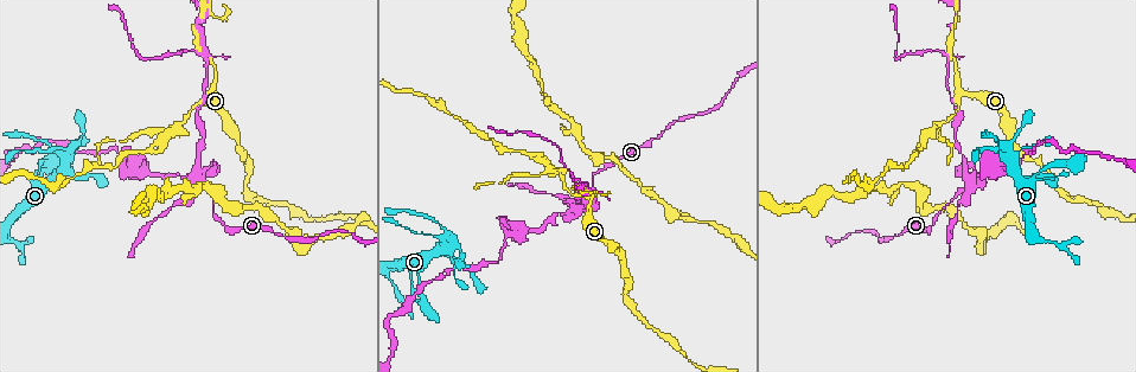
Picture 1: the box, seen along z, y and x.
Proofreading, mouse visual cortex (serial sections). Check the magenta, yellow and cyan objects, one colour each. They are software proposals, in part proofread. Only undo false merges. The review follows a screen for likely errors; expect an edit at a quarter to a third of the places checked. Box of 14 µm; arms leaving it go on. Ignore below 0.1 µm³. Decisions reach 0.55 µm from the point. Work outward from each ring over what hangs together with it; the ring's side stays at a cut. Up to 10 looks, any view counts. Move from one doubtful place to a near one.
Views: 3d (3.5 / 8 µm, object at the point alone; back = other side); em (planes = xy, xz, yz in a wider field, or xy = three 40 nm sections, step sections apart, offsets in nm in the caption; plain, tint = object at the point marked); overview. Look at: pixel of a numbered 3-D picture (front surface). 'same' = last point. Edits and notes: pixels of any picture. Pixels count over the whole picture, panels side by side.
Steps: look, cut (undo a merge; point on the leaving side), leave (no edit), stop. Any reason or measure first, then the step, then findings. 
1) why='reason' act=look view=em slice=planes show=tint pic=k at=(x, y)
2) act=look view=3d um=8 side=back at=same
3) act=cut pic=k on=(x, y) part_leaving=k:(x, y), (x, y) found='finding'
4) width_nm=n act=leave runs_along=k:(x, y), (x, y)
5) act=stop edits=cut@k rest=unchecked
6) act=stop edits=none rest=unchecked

why='thick turns thin' act=look view=3d um=3.5 pic=1 at=(591, 204)

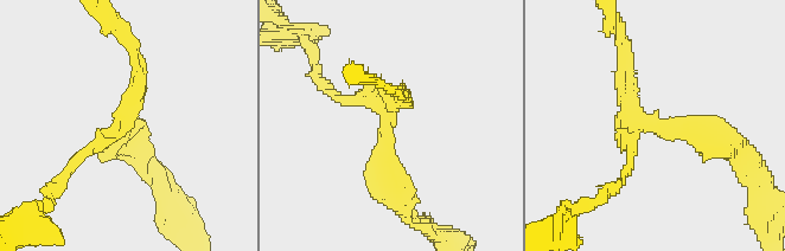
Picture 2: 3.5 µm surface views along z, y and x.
arms=3 arm_widths_nm=150,200,300 act=look view=em slice=xy step=5 show=tint pic=2 at=(120, 127)

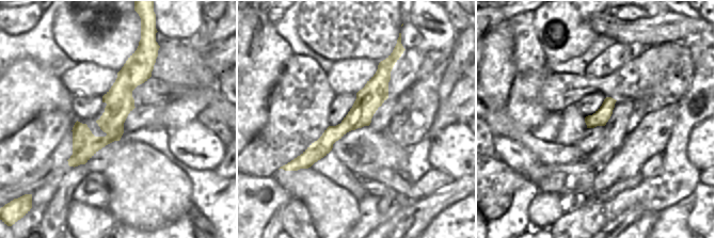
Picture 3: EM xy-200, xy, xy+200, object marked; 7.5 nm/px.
act=leave found='all the same cell'

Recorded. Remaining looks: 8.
why='three arms meet' act=look view=3d um=3.5 pic=1 at=(66, 167)

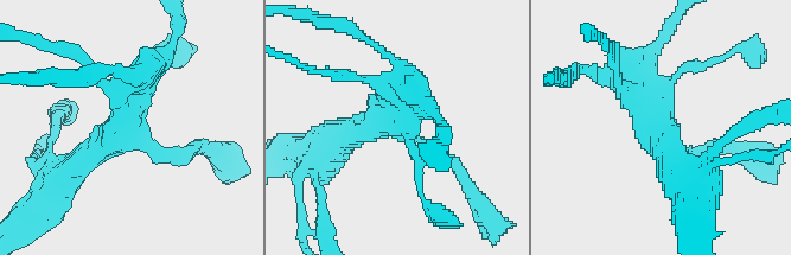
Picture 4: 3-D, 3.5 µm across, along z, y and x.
why='shape alone is not enough' act=look view=em slice=xy step=2 show=tint pic=4 at=(124, 118)

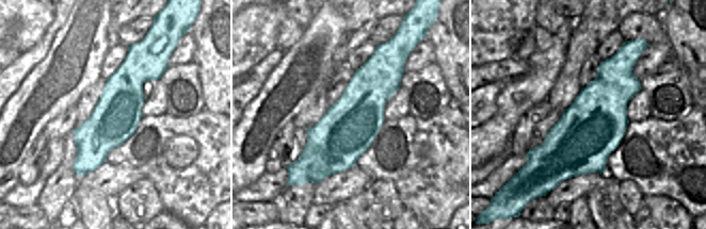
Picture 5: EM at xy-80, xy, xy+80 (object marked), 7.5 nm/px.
act=leave runs_along=4:(70, 174), (125, 123), (139, 72) found='one cell here'

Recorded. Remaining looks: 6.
why='four arms meet' act=look view=3d um=8 pic=1 at=(576, 208)

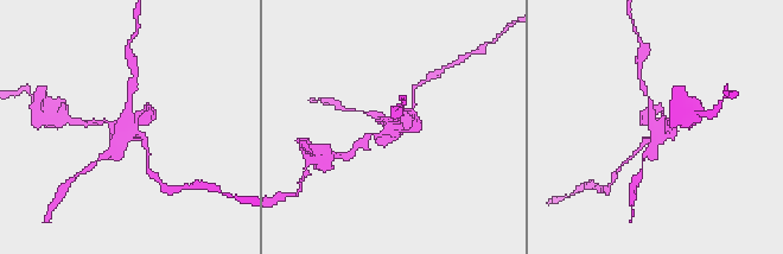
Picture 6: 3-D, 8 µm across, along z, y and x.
act=look view=3d um=3.5 side=back pic=6 at=(391, 128)

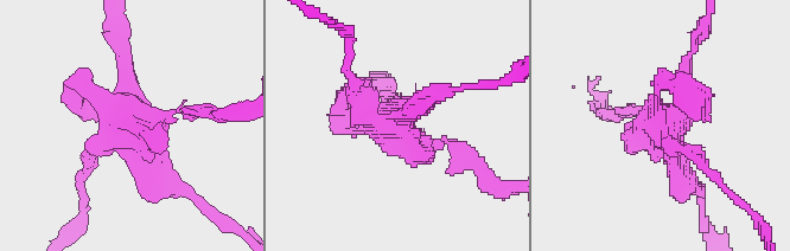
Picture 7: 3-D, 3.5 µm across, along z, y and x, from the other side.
why='now the EM' act=look view=em slice=xy step=5 show=tint pic=7 at=(130, 120)

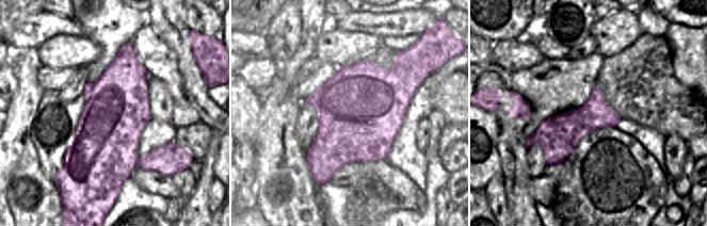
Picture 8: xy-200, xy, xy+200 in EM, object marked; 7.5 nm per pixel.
act=cut pic=7 on=(172, 174) part_leaving=7:(394, 111), (394, 103), (375, 78) found='two cells meet here'

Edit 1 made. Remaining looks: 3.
why='a fork' act=look view=3d um=3.5 side=back pic=1 at=(514, 231)

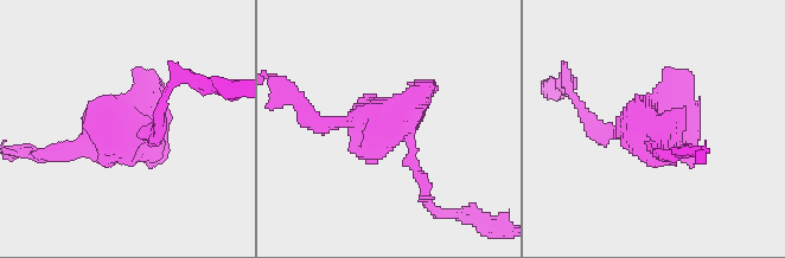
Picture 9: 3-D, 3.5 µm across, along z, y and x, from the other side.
why='need the tissue' act=look view=em slice=xy step=5 show=tint pic=9 at=(649, 135)

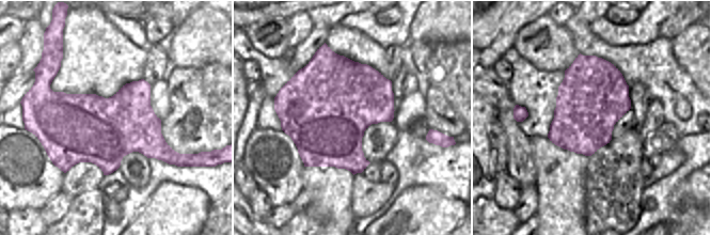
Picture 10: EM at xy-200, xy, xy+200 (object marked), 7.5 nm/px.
act=look view=em slice=xy step=3 show=tint at=same

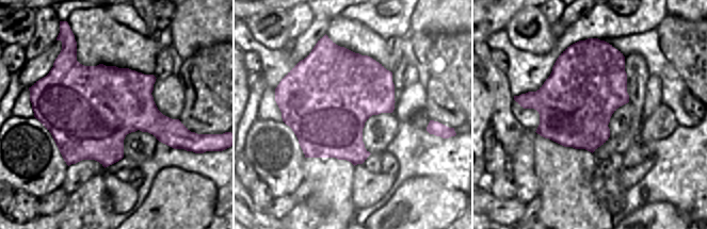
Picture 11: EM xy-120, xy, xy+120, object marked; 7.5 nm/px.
act=leave runs_along=9:(319, 120), (399, 129), (425, 186) found='all the same cell'

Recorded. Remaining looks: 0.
act=stop edits=cut@7 rest=unchecked

